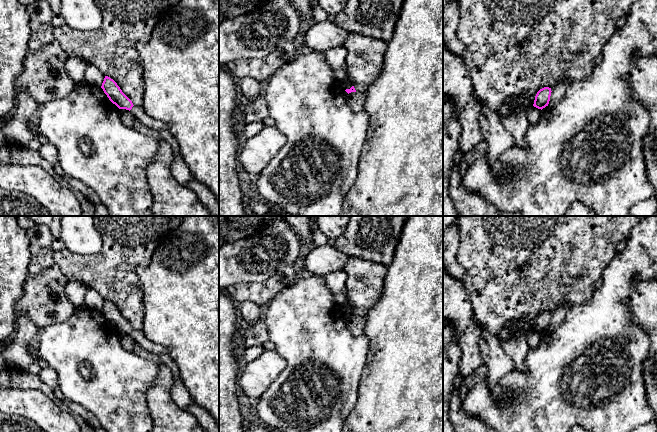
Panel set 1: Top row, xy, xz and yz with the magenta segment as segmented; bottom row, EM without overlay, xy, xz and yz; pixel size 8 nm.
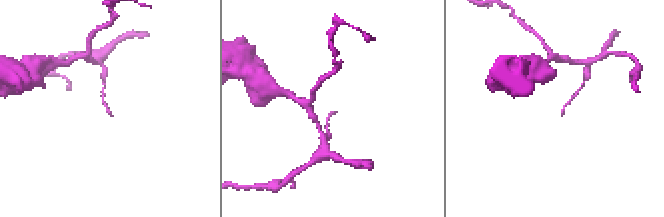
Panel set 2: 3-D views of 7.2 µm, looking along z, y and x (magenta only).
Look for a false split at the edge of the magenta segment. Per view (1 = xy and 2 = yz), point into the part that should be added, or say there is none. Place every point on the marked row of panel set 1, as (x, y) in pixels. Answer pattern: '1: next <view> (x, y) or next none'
1: next none
2: next none

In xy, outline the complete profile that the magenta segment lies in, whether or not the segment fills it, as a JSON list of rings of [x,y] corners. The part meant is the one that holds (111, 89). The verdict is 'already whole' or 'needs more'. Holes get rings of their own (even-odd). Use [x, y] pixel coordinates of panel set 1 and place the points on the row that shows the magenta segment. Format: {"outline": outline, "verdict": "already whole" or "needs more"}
{"outline": [[[105,76],[101,88],[109,100],[119,109],[131,110],[134,106],[132,101],[122,92],[117,83],[108,76]]], "verdict": "already whole"}

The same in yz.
{"outline": [[[544,87],[540,89],[535,96],[533,106],[541,110],[545,108],[546,106],[548,106],[551,92],[552,92],[551,88],[549,87]]], "verdict": "already whole"}

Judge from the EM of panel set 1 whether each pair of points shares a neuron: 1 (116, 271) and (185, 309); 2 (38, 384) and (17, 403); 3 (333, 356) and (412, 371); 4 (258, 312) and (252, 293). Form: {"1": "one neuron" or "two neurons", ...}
{"1": "two neurons", "2": "two neurons", "3": "two neurons", "4": "two neurons"}

